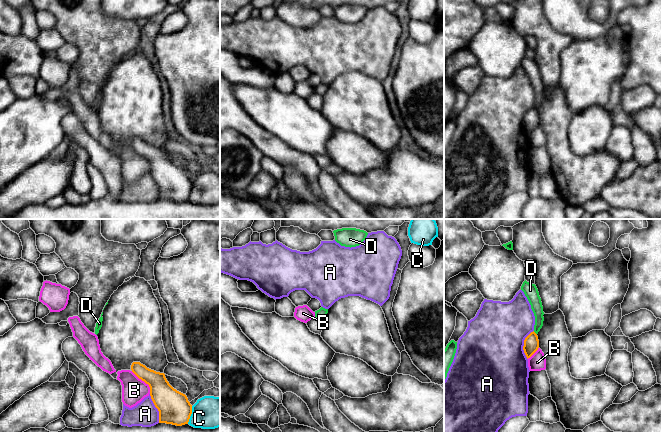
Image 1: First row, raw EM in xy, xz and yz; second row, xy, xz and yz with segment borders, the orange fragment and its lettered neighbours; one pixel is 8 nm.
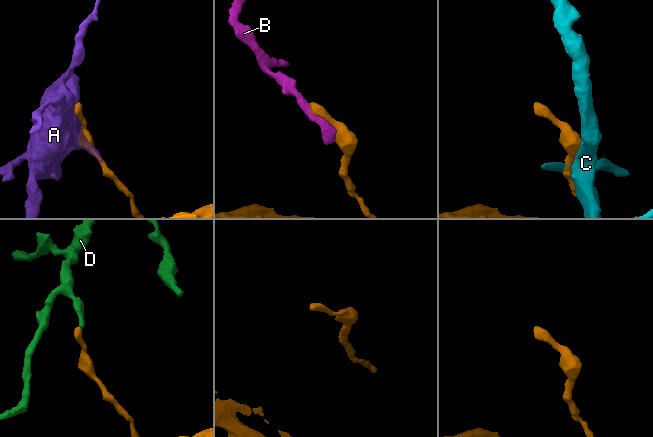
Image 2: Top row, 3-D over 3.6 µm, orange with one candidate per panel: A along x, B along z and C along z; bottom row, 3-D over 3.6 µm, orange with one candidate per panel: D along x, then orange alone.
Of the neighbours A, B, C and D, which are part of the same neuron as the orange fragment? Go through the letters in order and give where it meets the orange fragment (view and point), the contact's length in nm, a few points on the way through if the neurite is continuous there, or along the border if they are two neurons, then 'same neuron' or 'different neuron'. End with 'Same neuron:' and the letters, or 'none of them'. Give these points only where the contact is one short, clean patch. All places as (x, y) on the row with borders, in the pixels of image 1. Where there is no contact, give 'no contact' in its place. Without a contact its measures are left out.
A: meets orange in yz at (524, 345); contact 240 nm long; different neuron
B: meets orange in xy at (144, 381); contact 240 nm long; different neuron
C: meets orange in xy at (190, 415); contact 150 nm long; different neuron
D: meets orange in yz at (535, 333); contact 40 nm long; border along yz (533, 331), (536, 334); different neuron
Same neuron: none of them

